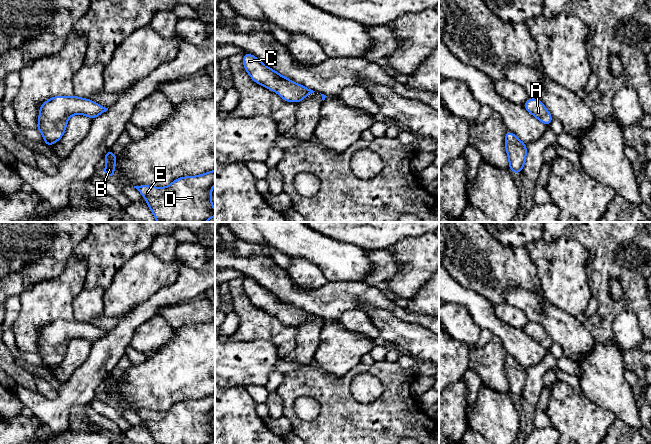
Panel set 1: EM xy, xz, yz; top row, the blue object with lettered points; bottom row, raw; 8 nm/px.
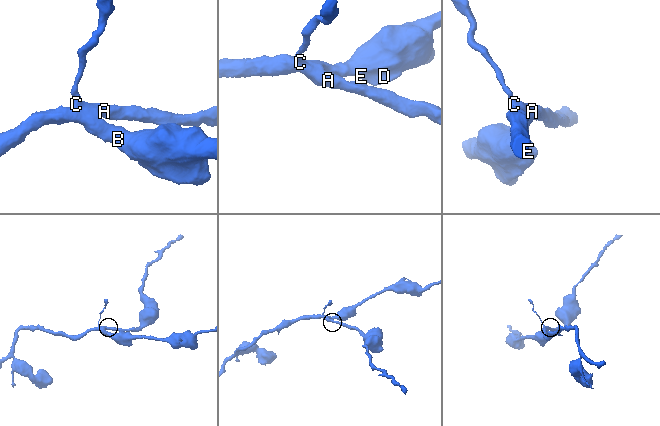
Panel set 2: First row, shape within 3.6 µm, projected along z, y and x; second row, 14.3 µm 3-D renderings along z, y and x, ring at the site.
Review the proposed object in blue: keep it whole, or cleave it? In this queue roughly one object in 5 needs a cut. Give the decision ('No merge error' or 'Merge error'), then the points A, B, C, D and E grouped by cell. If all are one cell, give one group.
No merge error. Groups: A B C D E

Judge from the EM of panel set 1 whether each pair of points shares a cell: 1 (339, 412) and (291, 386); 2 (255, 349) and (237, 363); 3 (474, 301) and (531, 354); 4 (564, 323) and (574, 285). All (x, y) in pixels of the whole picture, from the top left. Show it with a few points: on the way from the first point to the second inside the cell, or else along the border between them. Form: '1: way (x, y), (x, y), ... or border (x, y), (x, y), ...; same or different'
1: way (329, 400), (316, 387), (303, 387); same
2: way (251, 353), (241, 363); same
3: way (487, 316), (516, 342); same
4: border (547, 300), (575, 317); different

